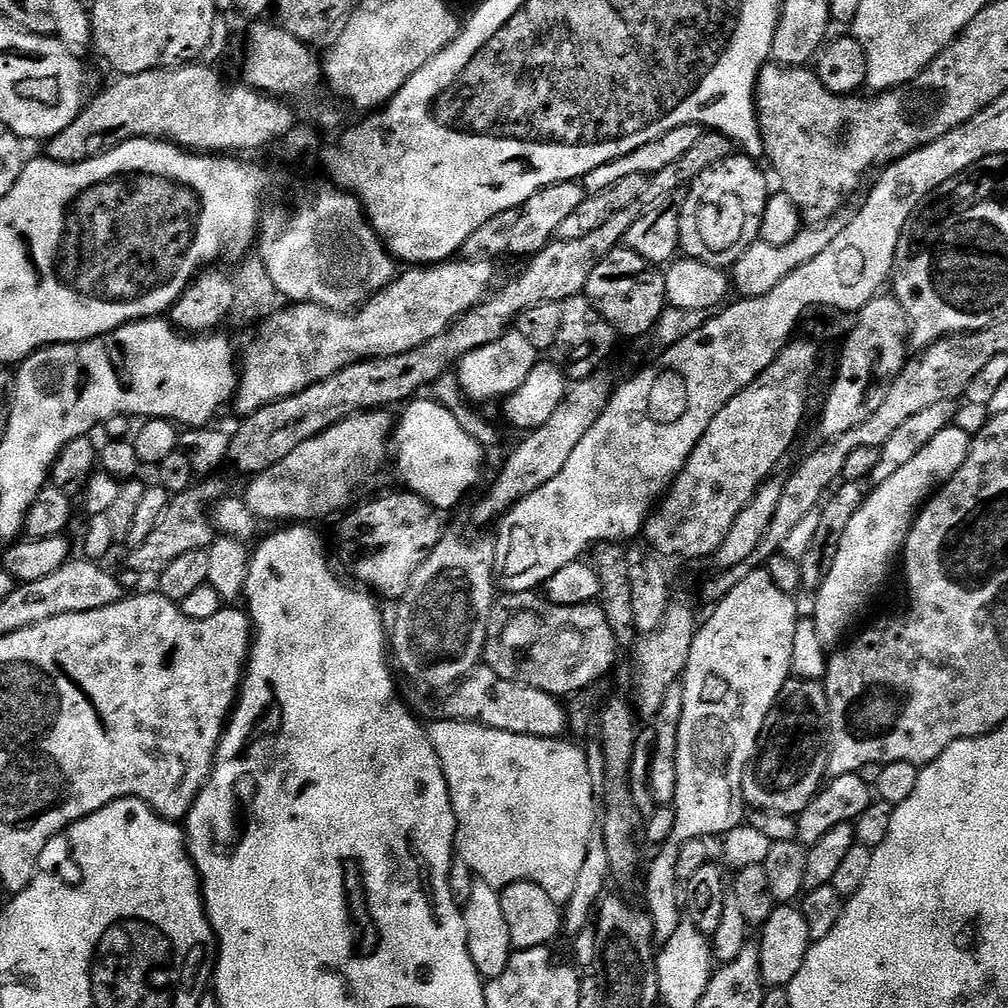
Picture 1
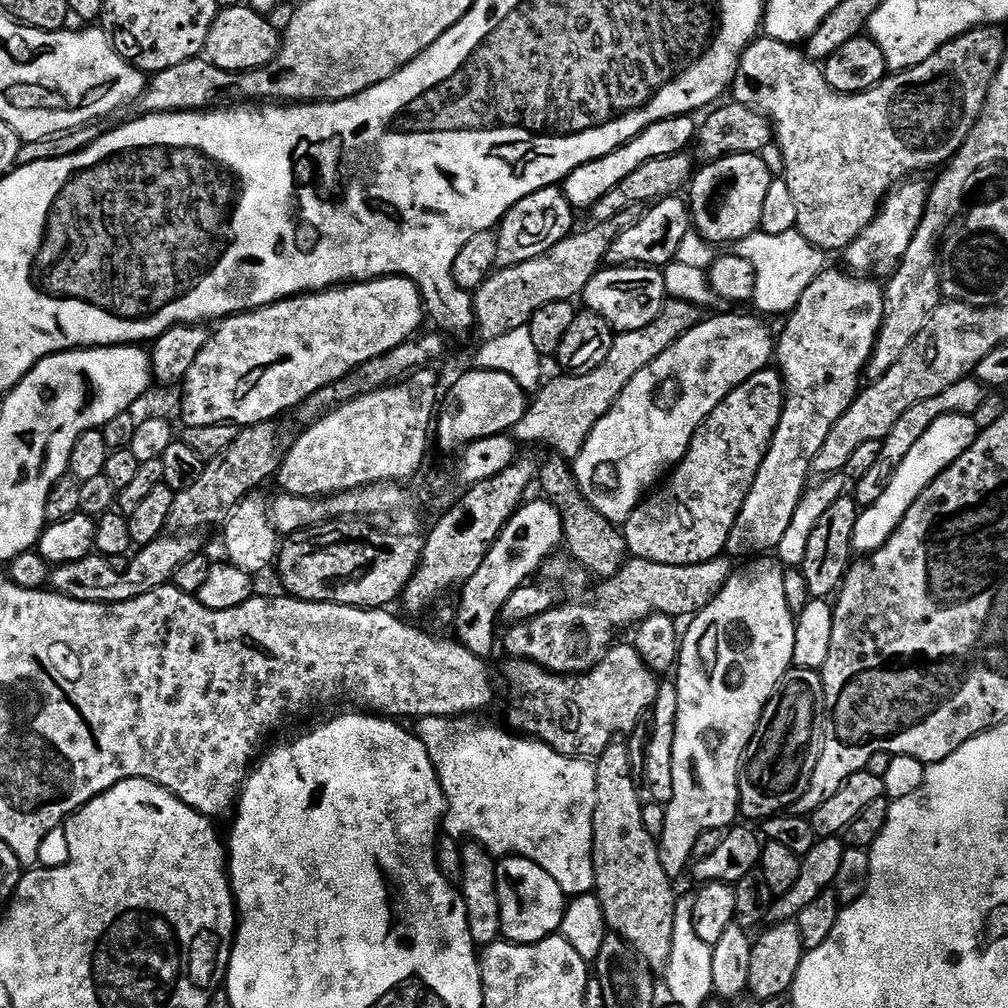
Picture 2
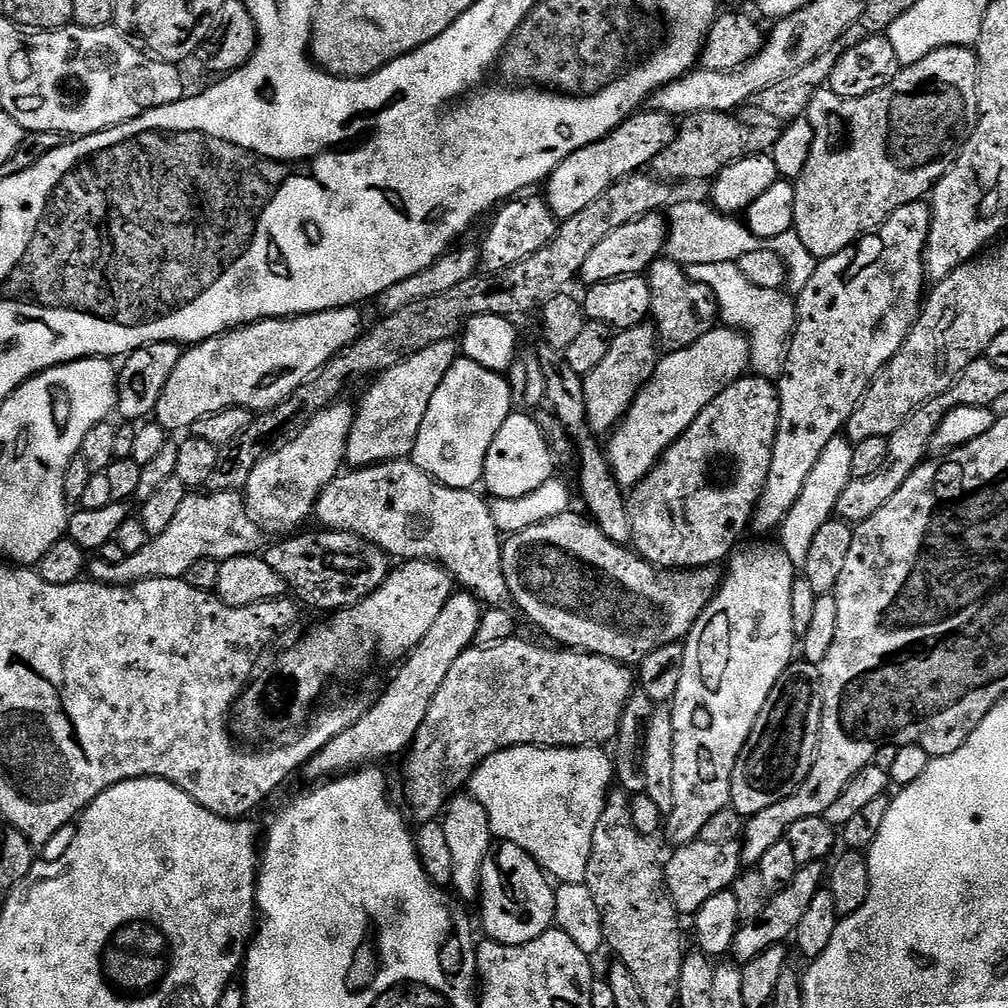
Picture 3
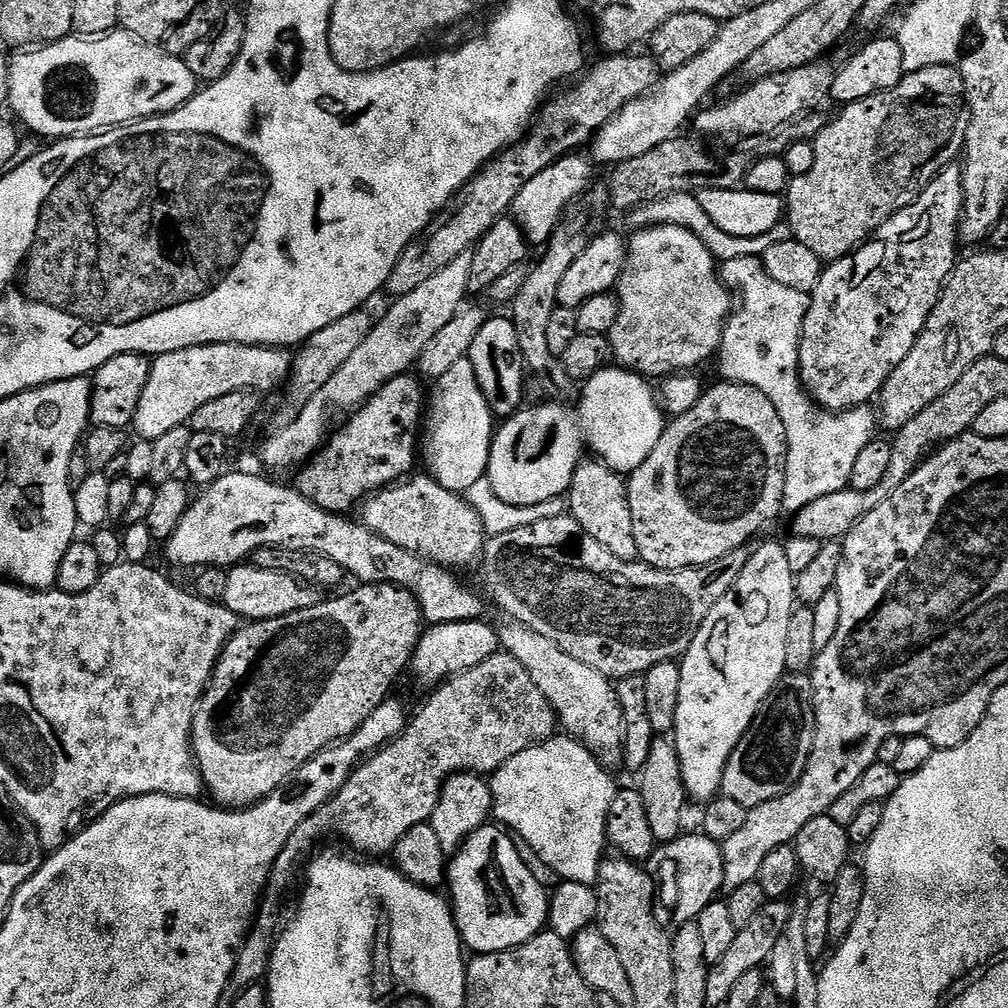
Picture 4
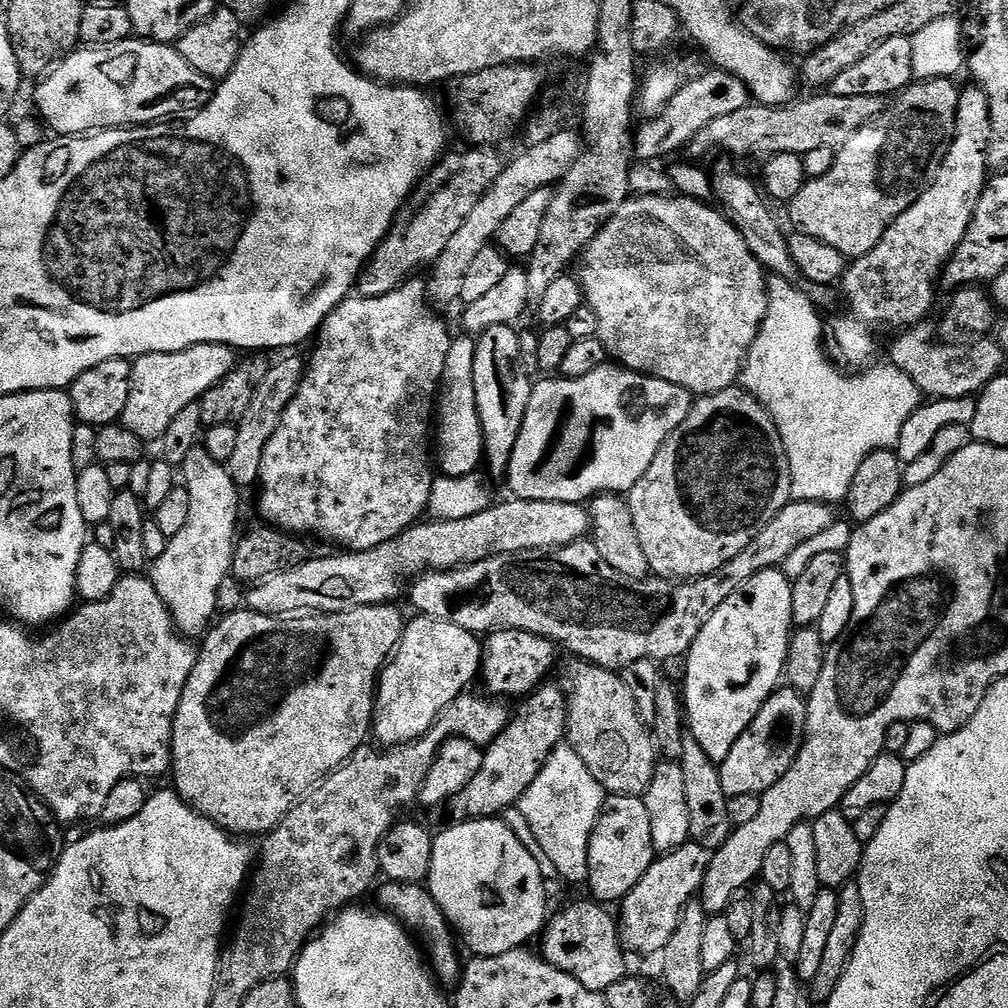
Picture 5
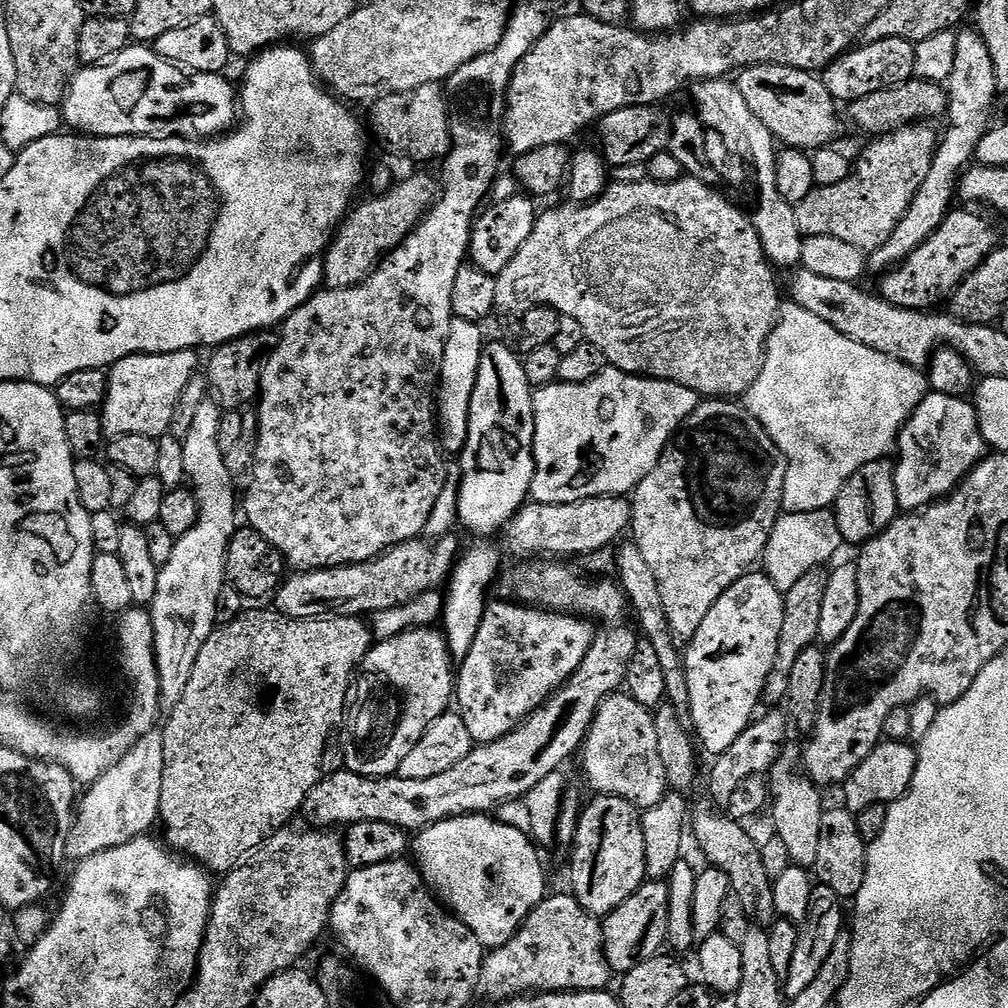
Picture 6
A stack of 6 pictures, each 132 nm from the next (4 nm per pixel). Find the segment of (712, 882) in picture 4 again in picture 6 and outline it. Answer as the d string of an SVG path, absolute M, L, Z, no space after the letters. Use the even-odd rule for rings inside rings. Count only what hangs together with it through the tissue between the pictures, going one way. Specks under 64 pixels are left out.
M648 880L622 906L618 906L609 916L603 917L604 957L613 973L623 974L634 970L638 962L661 955L668 935L668 885L659 880Z

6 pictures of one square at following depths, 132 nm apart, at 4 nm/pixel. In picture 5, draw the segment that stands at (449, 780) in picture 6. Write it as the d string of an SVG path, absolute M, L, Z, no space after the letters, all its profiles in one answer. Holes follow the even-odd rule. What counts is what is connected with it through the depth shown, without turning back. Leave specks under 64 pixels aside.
M545 683L521 704L524 705L521 706L520 713L517 716L515 713L502 730L502 734L498 734L498 738L483 749L478 774L474 774L472 781L460 791L459 796L455 797L454 805L456 804L458 811L465 812L465 817L496 818L504 814L500 812L506 811L511 804L512 807L519 805L522 794L530 790L530 782L538 778L550 753L565 743L568 731L568 696L565 689L563 692L556 684Z

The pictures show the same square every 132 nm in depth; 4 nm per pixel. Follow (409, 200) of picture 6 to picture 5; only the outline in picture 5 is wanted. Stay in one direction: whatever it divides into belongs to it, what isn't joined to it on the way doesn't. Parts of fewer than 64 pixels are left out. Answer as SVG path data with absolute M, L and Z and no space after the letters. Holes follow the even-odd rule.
M476 146L472 152L460 152L457 156L451 154L445 155L443 159L432 165L430 171L424 179L417 184L412 195L408 197L408 203L401 208L400 213L396 215L396 221L392 224L392 229L384 235L384 240L376 252L368 260L368 264L360 272L360 278L356 281L355 291L366 298L382 298L384 294L390 294L398 290L406 281L413 279L417 275L419 268L427 269L436 263L436 260L446 250L450 243L450 238L454 238L462 222L474 211L474 206L482 202L486 190L502 174L505 161L500 160L499 151L493 150L488 146Z

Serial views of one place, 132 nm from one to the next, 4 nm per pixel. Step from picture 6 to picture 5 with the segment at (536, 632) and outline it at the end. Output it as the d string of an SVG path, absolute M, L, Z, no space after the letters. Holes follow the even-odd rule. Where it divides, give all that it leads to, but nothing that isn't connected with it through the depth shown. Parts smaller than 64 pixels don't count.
M502 630L493 632L483 641L479 679L484 679L483 691L492 698L521 696L527 698L545 683L548 671L556 664L557 645L551 640L529 632Z

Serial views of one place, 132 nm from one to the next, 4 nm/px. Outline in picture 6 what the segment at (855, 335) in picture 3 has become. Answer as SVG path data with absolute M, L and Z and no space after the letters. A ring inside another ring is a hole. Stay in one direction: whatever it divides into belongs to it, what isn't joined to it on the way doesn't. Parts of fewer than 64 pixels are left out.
M961 27L956 32L954 70L950 70L950 78L946 82L946 91L948 93L948 111L946 113L948 133L945 136L943 133L942 139L937 143L934 162L930 166L930 174L926 178L926 182L922 182L918 194L914 194L914 202L906 210L902 222L894 230L894 234L890 234L888 241L877 252L873 252L868 256L868 268L871 271L876 271L876 274L887 272L888 269L894 268L903 262L910 254L914 254L914 250L918 250L918 246L922 246L922 242L926 242L926 238L930 238L930 234L934 234L934 230L938 230L938 226L944 224L944 220L948 217L949 212L953 211L954 204L952 204L952 199L954 201L957 199L960 178L964 175L965 168L969 167L976 160L978 142L982 142L982 138L988 133L990 127L988 111L991 110L996 96L998 97L994 58L990 58L990 50L975 27L966 27Z

